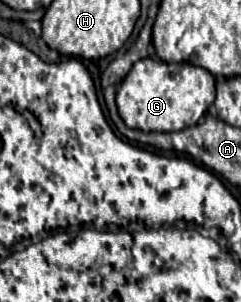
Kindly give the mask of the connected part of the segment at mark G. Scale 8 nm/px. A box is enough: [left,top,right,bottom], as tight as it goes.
[116,58,216,132]

